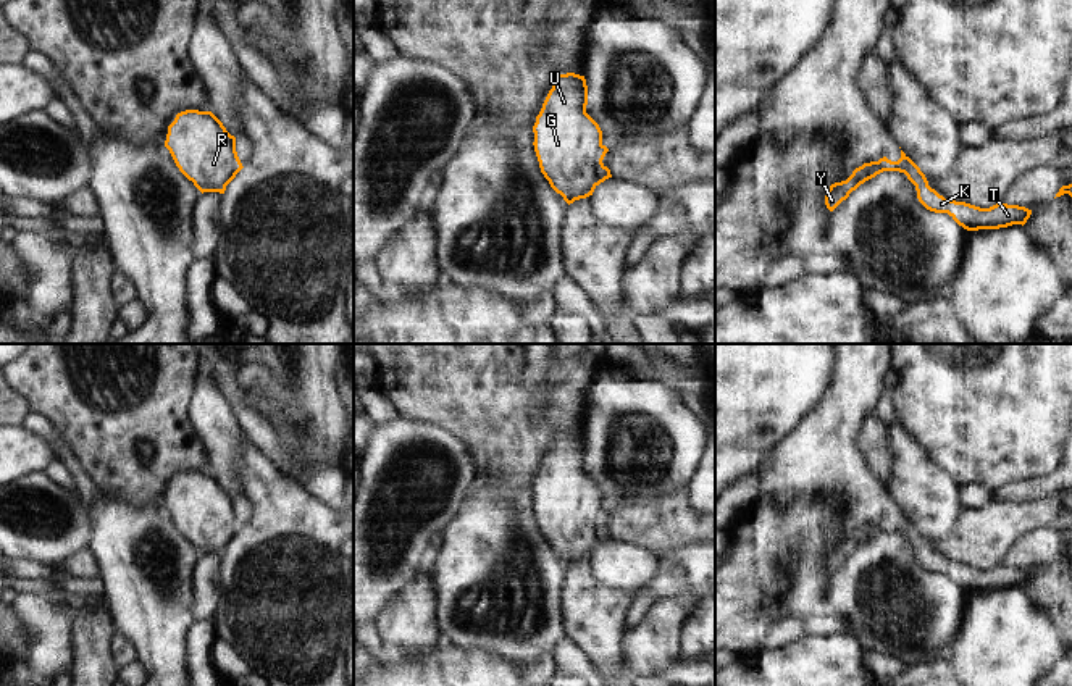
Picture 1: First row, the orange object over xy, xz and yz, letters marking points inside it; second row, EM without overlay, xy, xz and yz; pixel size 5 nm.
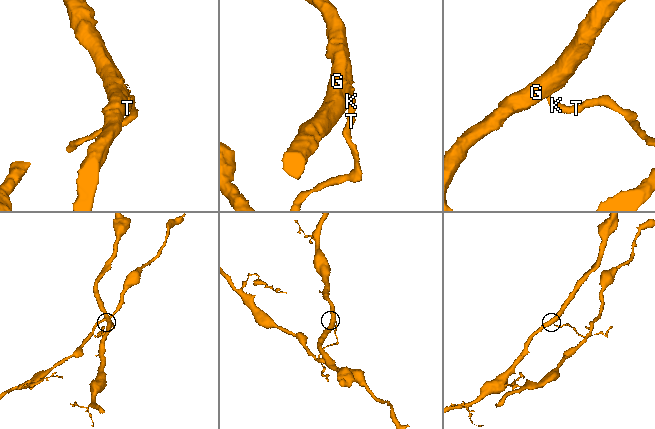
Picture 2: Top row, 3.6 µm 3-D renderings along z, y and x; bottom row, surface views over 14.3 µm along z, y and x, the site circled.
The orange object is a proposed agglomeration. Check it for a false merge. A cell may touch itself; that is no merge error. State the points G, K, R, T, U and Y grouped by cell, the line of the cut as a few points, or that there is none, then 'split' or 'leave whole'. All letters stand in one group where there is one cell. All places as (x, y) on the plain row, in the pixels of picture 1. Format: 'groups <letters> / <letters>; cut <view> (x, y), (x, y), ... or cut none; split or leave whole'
groups G R U Y / K T; cut xz (604, 507), (598, 522), (596, 546); split

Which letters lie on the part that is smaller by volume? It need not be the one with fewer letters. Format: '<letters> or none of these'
K, T

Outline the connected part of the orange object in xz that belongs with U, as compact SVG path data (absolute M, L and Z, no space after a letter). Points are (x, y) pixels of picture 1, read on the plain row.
M575 434L559 436L533 487L533 507L541 534L568 567L593 557L597 547L597 521L604 508L602 492L586 475L586 466L588 447L584 437Z

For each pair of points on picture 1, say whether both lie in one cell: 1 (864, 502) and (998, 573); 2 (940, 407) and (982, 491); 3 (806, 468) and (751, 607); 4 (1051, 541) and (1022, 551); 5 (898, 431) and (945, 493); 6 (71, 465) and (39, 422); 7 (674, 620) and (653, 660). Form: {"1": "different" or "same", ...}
{"1": "same", "2": "different", "3": "same", "4": "same", "5": "same", "6": "same", "7": "same"}

